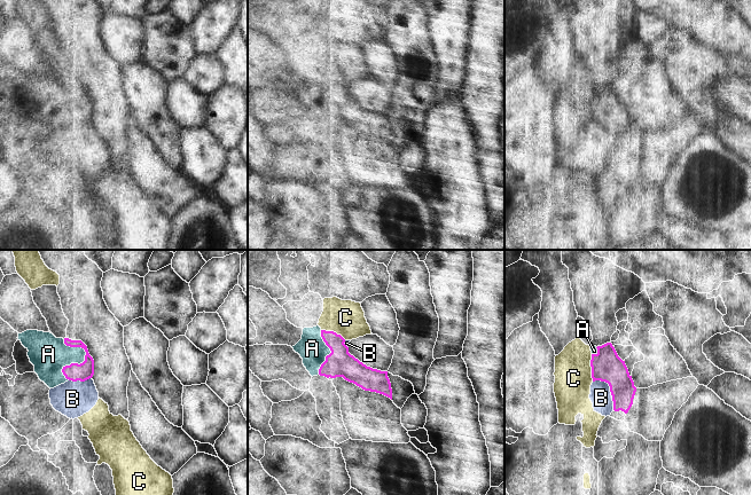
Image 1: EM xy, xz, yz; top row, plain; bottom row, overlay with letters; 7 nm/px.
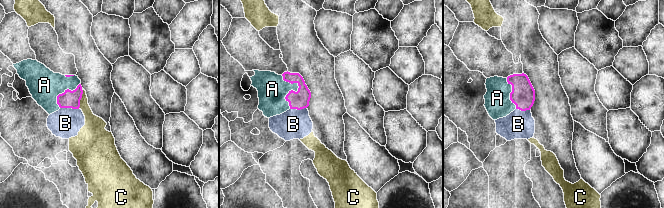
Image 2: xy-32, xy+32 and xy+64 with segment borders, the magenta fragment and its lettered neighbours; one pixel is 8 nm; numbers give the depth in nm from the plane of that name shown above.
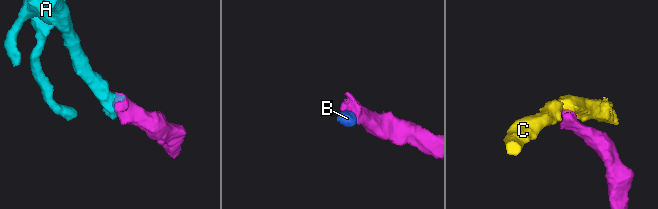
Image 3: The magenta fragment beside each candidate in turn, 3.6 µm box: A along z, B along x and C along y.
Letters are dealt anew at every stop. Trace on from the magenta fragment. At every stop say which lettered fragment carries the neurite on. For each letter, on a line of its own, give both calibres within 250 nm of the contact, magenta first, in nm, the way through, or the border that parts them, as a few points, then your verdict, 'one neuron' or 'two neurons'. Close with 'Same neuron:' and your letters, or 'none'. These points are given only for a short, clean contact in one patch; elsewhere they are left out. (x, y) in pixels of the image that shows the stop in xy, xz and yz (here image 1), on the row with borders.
A: 120/240 nm | across xy (85, 370), (85, 360), (60, 360), (51, 354) | one neuron
B: 220/150 nm | along yz (593, 380), (604, 380), (608, 384), (615, 410) | two neurons
C: 220/260 nm | along yz (591, 354), (591, 377), (593, 380) | two neurons
Same neuron: A

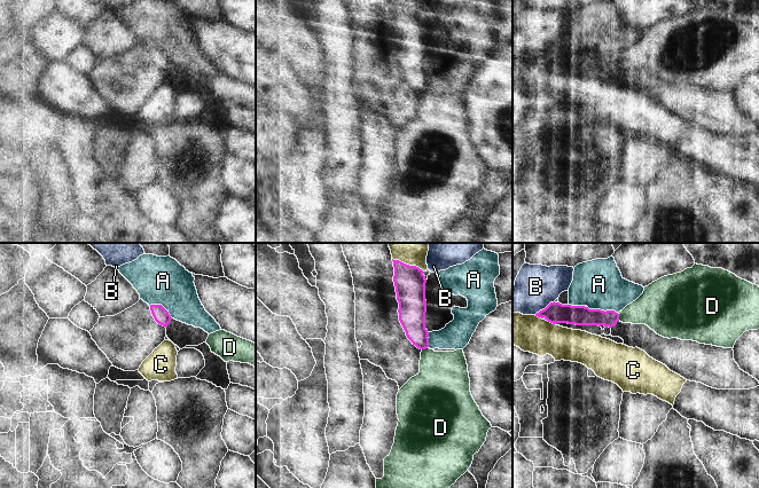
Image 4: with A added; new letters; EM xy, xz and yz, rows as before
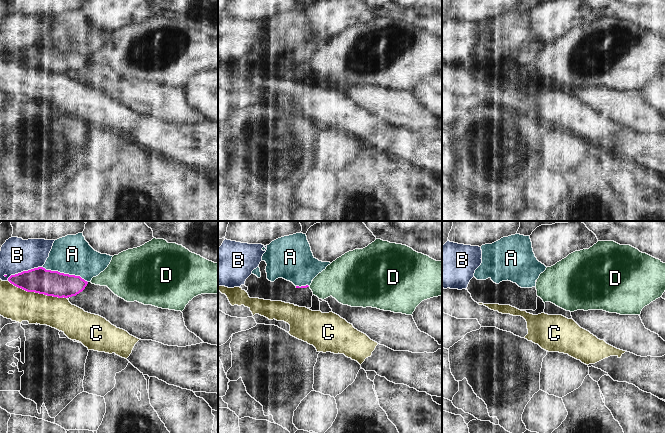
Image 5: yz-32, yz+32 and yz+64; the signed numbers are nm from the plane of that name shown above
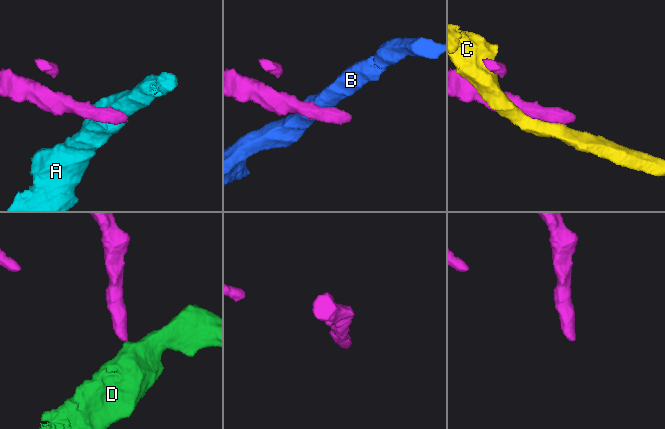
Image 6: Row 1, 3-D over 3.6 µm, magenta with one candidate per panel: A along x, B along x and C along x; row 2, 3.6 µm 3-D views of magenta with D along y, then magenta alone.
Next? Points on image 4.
A: 140/340 nm | along yz (587, 306), (594, 309), (615, 311), (618, 314) | two neurons
B: 140/300 nm | two neurons
C: 220/280 nm | two neurons
D: 190/340 nm | along xz (428, 346), (422, 349) | two neurons
Same neuron: none

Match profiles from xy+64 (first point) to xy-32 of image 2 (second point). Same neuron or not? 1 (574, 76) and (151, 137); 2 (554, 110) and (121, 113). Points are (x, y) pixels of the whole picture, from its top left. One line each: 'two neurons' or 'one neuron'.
1: one neuron
2: two neurons

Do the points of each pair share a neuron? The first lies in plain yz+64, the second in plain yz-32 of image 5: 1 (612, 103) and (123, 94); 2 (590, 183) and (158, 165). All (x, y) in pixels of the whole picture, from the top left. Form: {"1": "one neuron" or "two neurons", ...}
{"1": "one neuron", "2": "two neurons"}

